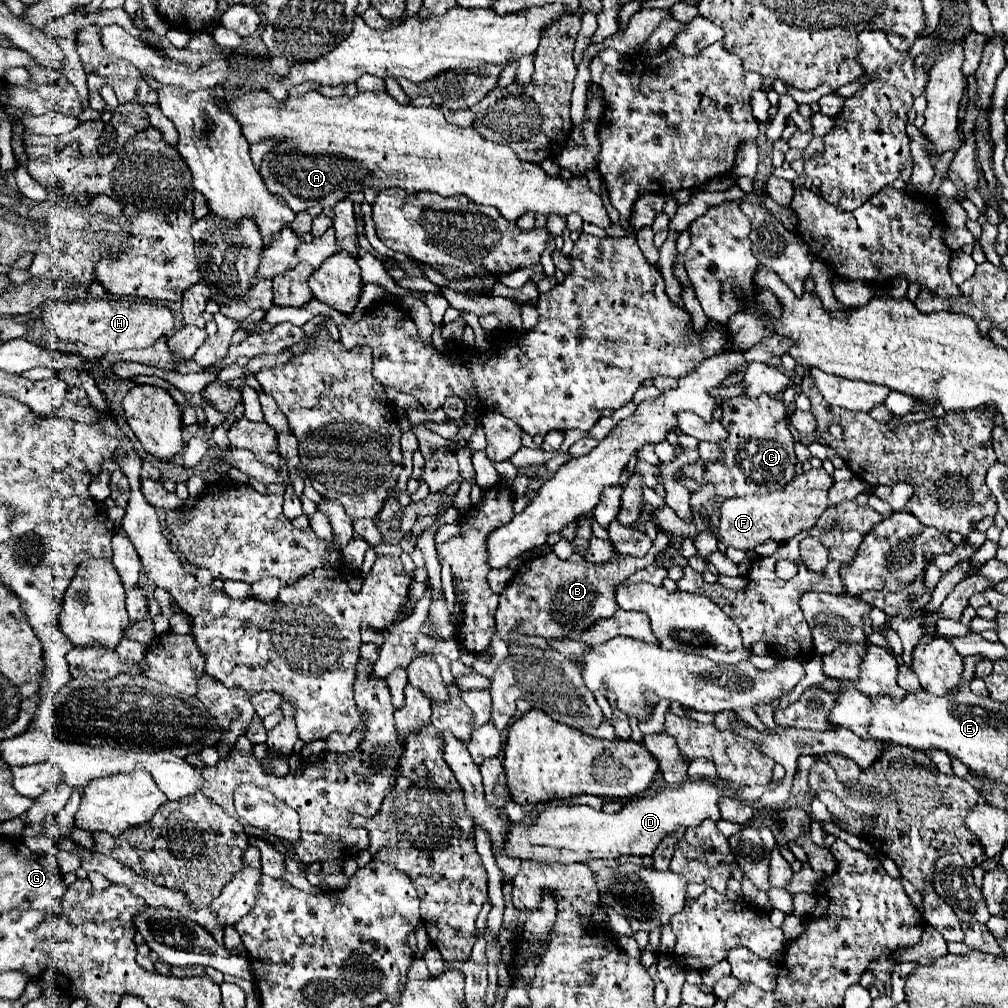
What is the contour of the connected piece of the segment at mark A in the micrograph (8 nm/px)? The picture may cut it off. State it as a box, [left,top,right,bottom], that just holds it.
[229,92,611,228]

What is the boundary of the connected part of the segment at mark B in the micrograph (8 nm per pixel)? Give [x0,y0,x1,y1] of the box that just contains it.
[495,531,669,642]

